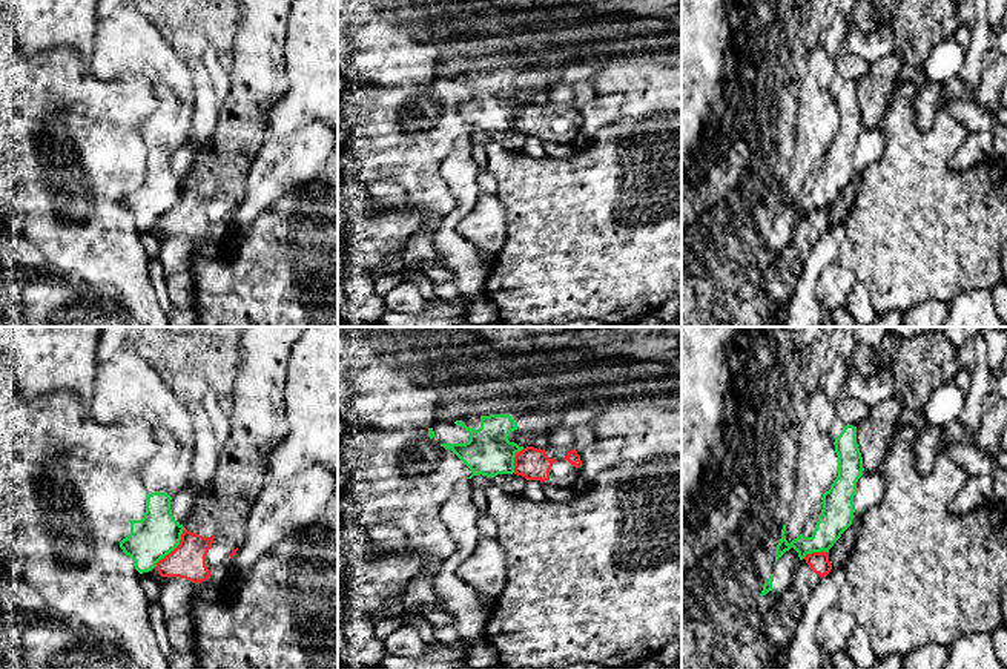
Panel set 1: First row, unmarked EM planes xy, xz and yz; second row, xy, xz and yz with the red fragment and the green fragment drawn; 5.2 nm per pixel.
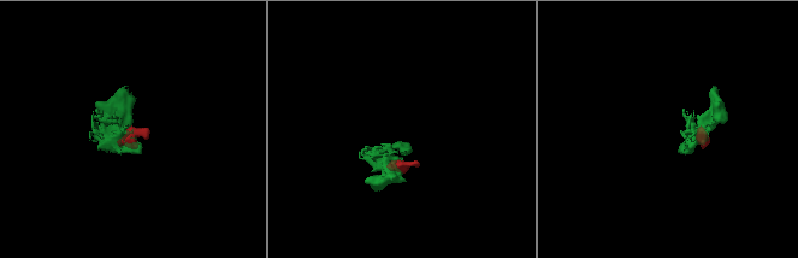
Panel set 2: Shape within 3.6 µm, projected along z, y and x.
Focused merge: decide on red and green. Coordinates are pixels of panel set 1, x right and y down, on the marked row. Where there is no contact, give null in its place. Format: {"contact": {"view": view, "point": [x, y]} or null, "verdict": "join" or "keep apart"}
{"contact": {"view": "xy", "point": [175, 548]}, "verdict": "keep apart"}

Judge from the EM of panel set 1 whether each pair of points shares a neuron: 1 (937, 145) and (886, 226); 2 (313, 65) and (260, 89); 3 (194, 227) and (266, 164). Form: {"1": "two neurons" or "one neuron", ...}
{"1": "one neuron", "2": "two neurons", "3": "two neurons"}

